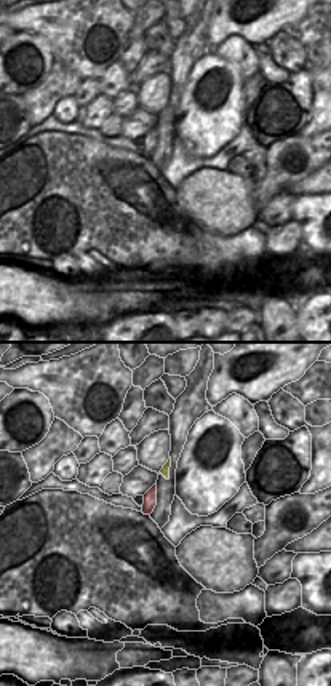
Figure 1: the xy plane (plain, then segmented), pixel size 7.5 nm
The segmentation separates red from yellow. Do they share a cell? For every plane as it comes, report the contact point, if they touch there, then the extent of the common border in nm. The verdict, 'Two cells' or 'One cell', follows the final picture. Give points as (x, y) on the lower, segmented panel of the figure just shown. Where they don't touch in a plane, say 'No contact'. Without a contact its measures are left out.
No contact.

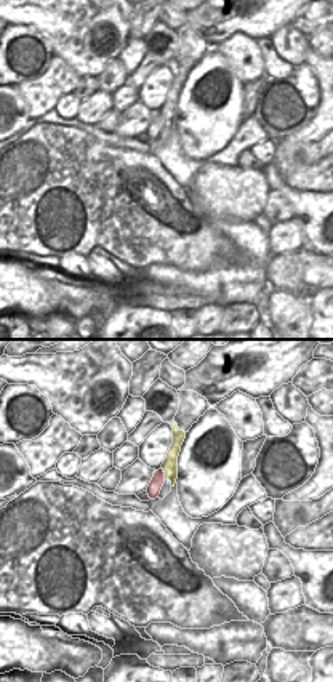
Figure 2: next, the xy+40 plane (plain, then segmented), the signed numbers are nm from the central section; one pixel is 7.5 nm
Touches red at (164, 474). Shared border 100 nm.

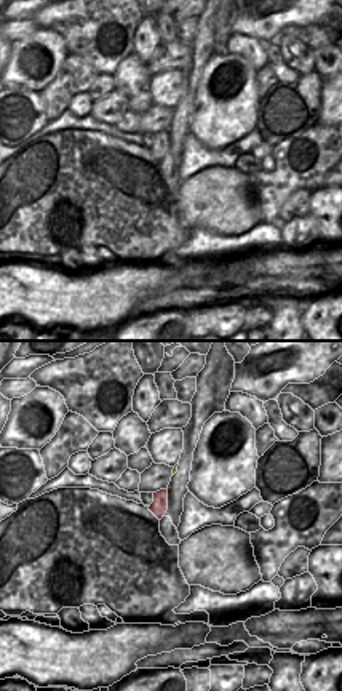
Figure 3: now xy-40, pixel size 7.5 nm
No contact.

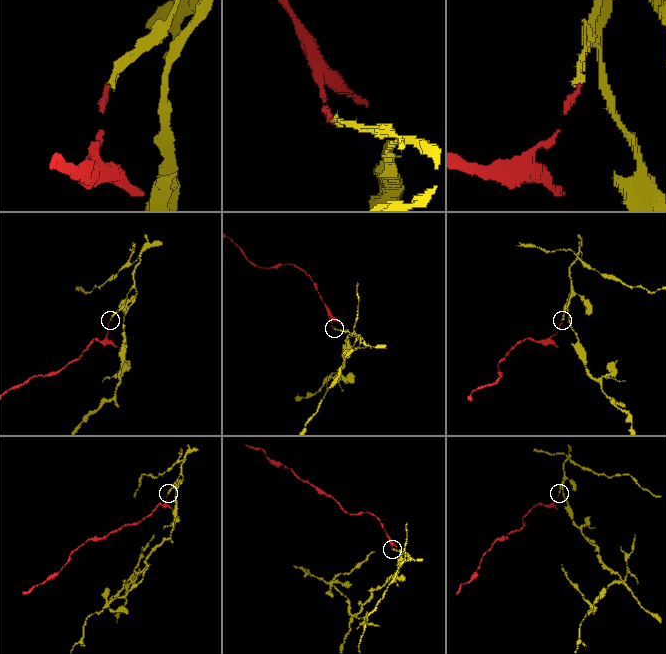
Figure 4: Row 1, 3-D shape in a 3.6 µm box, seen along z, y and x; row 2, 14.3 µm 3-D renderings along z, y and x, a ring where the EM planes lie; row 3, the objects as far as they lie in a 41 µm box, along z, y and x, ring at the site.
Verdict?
Two cells.

